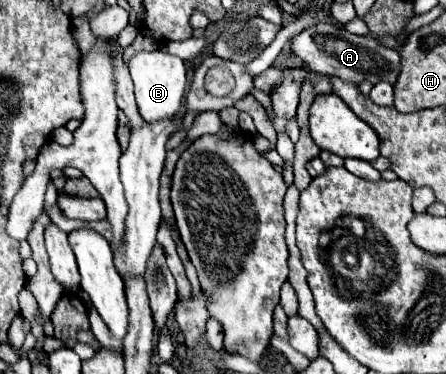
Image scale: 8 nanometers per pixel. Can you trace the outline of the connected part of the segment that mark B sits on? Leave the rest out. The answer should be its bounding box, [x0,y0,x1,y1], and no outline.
[129,50,187,122]

